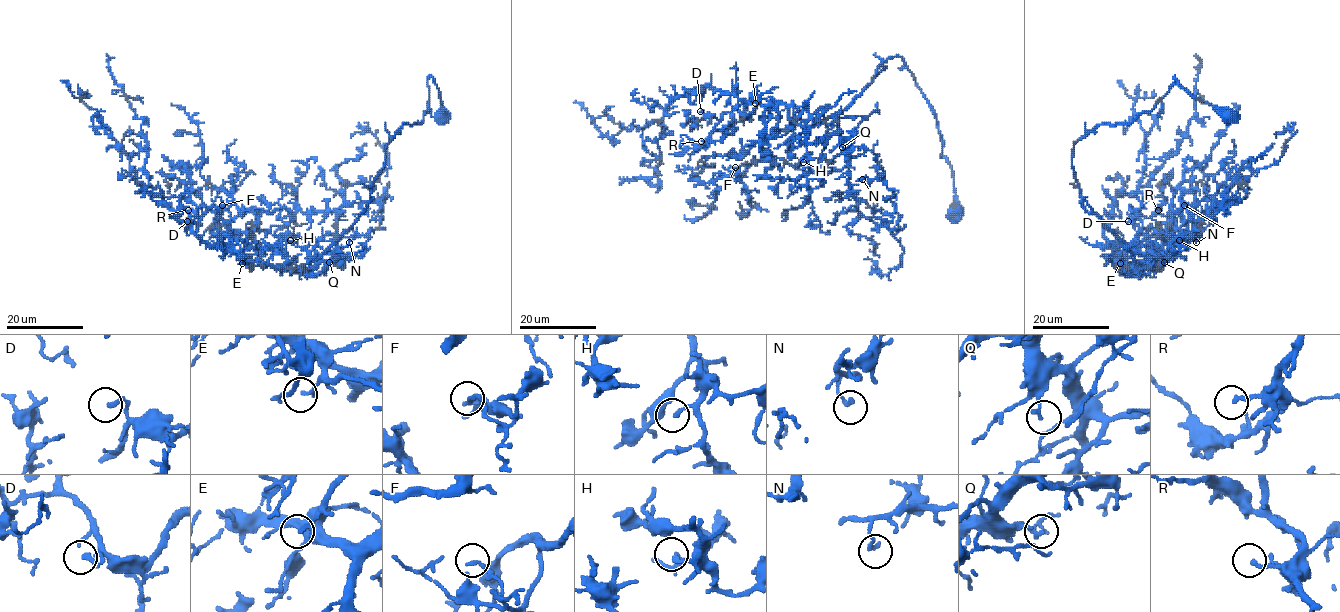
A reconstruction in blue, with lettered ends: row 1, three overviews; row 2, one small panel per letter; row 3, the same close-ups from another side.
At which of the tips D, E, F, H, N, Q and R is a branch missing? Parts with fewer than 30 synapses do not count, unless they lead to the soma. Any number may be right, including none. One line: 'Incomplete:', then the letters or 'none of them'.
Incomplete: none of them

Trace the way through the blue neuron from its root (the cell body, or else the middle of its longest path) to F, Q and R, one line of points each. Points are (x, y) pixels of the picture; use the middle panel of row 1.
F: (956, 213), (937, 117), (898, 55), (811, 126), (771, 104), (760, 147), (770, 154), (742, 175), (735, 167)
Q: (956, 213), (937, 117), (898, 55), (806, 139), (813, 144), (836, 133), (842, 147)
R: (956, 213), (937, 117), (898, 55), (811, 126), (783, 104), (750, 102), (742, 121), (725, 113), (701, 141)

